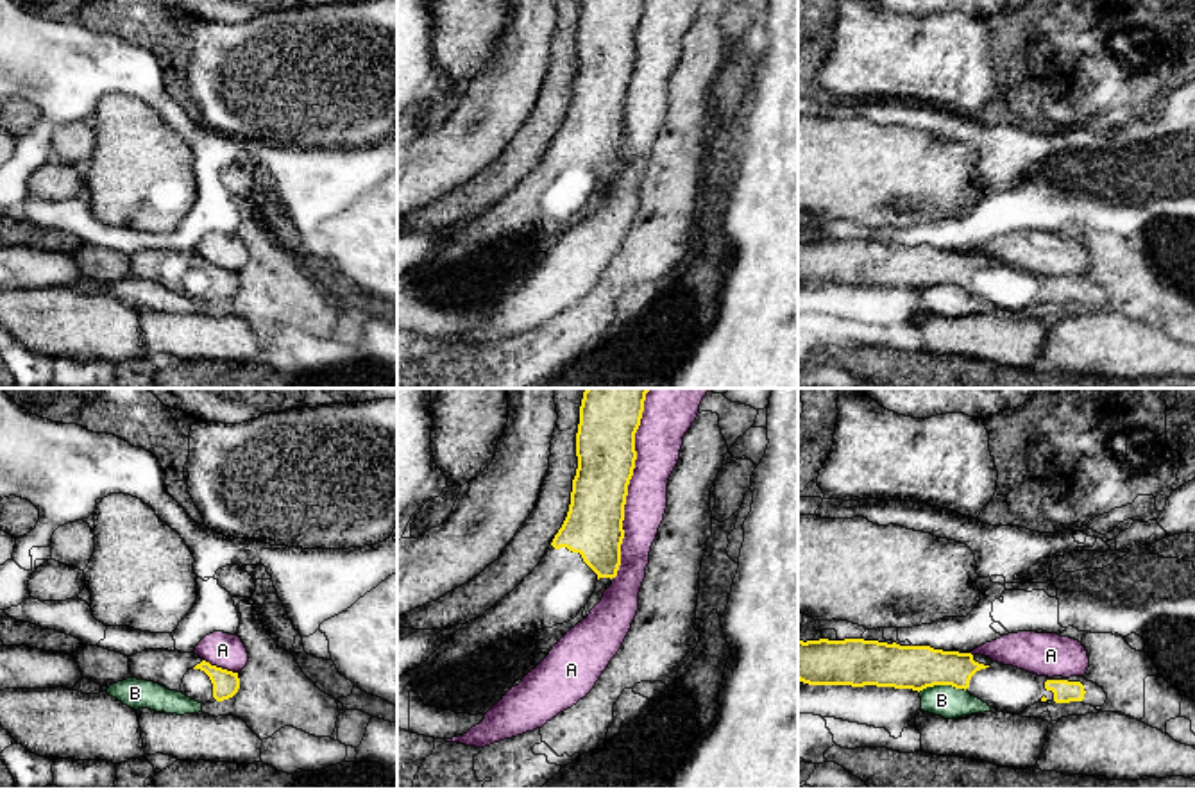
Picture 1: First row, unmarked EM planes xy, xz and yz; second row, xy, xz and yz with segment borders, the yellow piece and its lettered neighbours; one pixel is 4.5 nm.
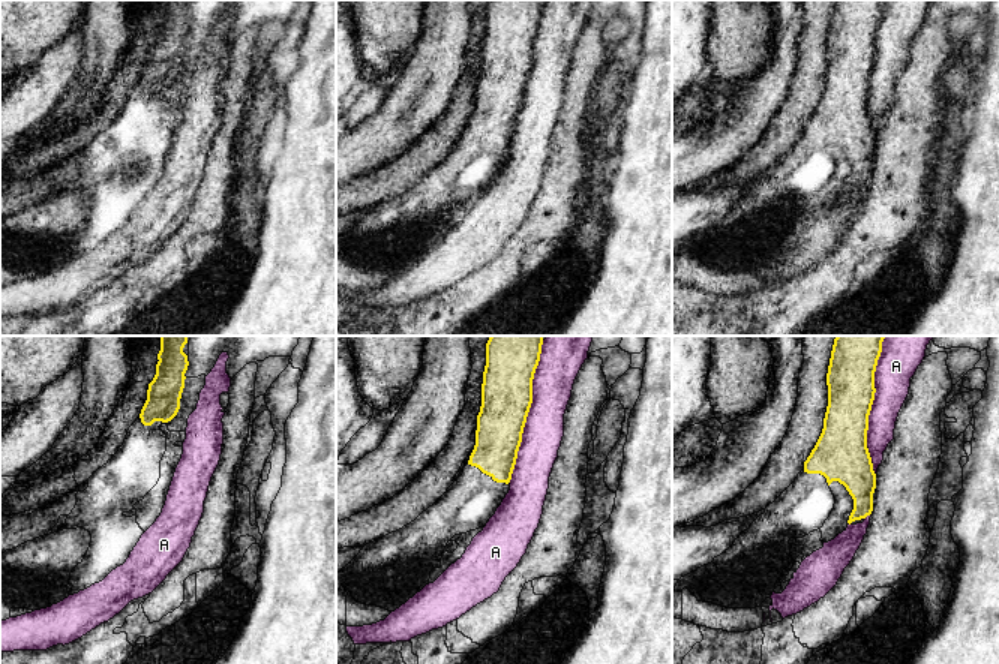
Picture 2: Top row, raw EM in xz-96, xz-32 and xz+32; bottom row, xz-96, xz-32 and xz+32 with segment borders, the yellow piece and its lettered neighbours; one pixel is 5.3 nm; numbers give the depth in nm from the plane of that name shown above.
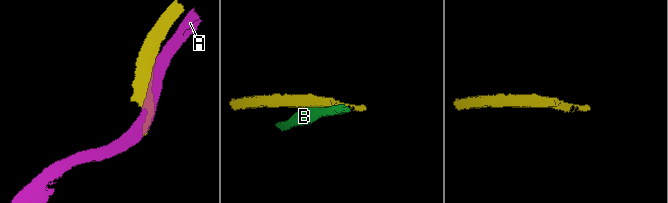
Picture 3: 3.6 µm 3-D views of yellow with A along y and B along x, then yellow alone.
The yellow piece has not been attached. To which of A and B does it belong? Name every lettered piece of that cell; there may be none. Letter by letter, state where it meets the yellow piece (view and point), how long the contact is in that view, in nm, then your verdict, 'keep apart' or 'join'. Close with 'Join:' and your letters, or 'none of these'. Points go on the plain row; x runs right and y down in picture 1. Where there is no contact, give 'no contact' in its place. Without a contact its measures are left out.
A: meets yellow in xz at (627, 90); contact 800 nm long; keep apart
B: meets yellow in yz at (941, 283); contact 220 nm long; keep apart
Join: none of these

